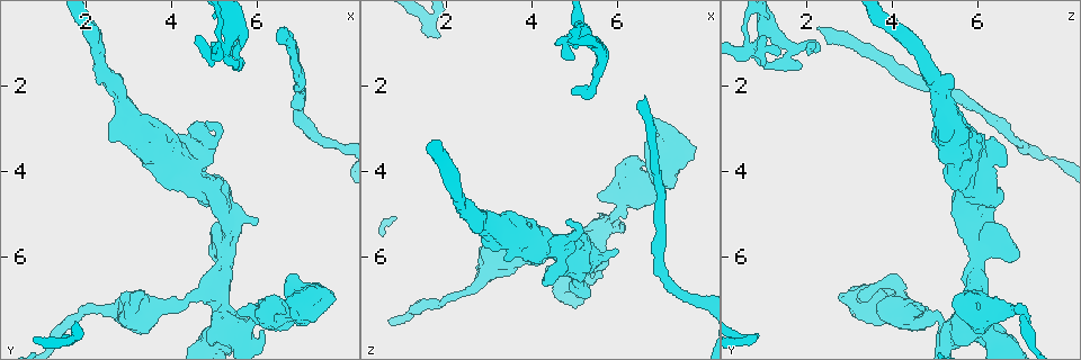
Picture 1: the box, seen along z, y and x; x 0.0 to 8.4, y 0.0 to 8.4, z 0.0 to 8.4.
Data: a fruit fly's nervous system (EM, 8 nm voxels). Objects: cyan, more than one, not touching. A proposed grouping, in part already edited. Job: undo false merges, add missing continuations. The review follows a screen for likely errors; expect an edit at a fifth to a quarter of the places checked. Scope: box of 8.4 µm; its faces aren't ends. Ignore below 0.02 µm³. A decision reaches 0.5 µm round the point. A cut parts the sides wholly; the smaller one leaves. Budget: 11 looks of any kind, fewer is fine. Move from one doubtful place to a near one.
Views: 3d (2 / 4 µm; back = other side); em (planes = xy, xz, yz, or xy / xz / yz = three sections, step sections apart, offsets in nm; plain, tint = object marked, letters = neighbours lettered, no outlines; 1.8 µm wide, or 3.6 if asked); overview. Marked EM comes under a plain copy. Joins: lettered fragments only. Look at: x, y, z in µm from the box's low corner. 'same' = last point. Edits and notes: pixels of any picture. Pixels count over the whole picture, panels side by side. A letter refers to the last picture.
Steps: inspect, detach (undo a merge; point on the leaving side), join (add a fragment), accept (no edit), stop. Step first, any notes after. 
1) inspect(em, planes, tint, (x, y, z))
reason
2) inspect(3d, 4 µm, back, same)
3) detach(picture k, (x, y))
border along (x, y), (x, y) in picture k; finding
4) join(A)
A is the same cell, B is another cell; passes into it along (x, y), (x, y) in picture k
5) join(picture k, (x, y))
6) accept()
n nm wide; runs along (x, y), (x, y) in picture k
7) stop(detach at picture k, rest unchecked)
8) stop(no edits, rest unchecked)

inspect(3d, 2 µm, back, (4.85, 2.85, 5.20))
branch stops here

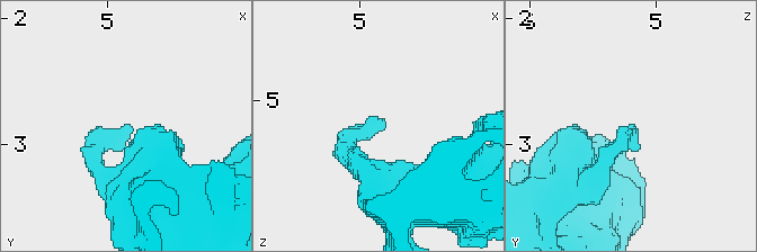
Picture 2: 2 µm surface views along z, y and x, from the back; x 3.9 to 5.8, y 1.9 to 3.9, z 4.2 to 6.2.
inspect(em, xy, step 4, tint, (4.82, 2.86, 5.14))
now the EM

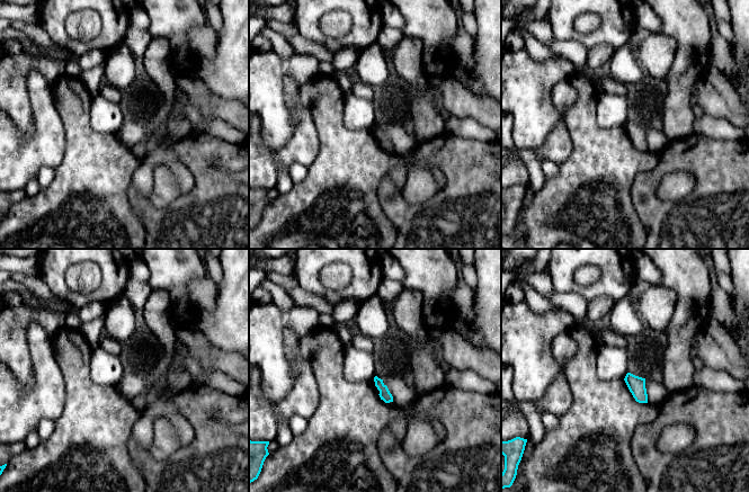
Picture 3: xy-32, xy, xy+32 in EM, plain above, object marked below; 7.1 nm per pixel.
inspect(em, planes, letters, same)
another direction

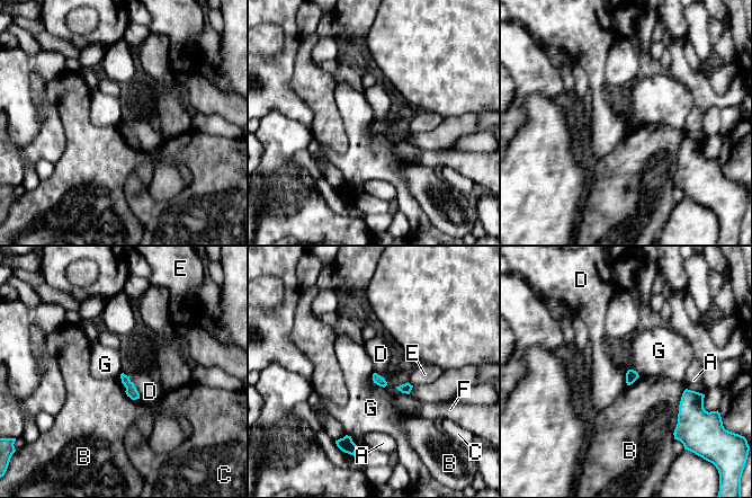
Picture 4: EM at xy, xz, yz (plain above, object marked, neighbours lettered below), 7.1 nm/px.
accept()
A, B, C, D, E, F and G are other cells; none of them fits

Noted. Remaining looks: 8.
inspect(em, planes, letters, (2.50, 3.20, 5.25))
branch stops here

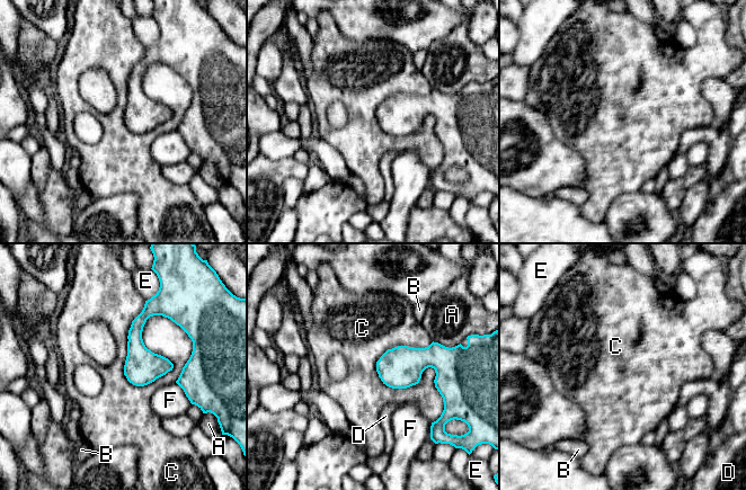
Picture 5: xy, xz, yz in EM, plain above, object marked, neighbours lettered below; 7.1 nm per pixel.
accept()
A, B, C, D, E and F are other cells; border along (433, 341), (389, 348), (382, 383) in picture 5; no lettered fragment goes on from it

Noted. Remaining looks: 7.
inspect(3d, 2 µm, back, (6.60, 0.65, 2.30))
branch stops here

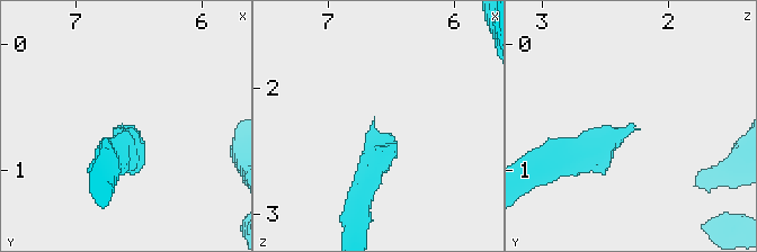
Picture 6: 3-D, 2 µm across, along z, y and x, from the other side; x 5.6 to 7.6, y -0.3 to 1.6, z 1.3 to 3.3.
inspect(em, yz, step 4, letters, (6.66, 0.64, 2.26))

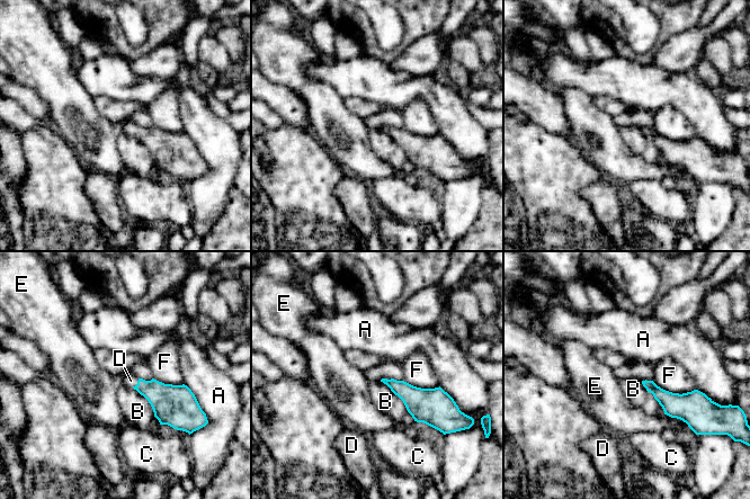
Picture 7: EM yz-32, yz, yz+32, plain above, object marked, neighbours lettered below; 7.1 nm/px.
join(picture 7, (131, 381))
D is the same cell, A, B, C, E and F are other cells; passes into it along (167, 400), (137, 383), (131, 381) in picture 7; the neuron continues

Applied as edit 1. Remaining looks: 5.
inspect(3d, 2 µm, (4.85, 1.30, 0.95))

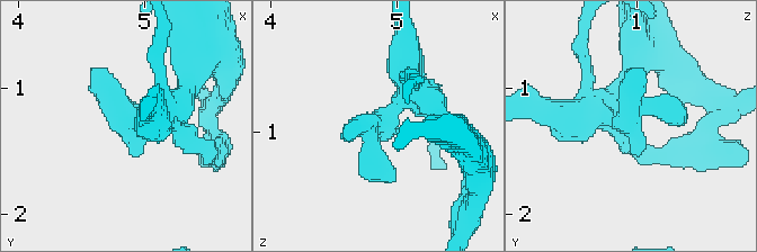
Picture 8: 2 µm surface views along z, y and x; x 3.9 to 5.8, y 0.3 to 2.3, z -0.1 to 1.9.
inspect(em, 3.6 µm, xy, step 4, letters, (4.86, 1.28, 0.92))
arms of 160, 240 nm

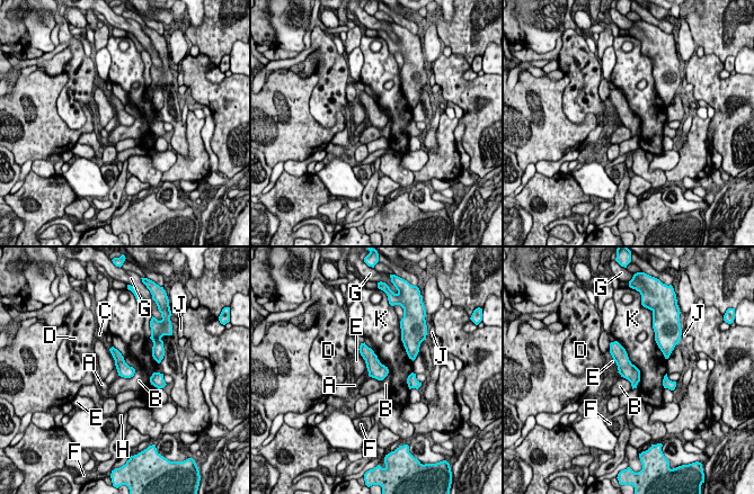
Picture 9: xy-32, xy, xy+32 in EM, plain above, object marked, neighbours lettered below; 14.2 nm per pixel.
inspect(em, 3.6 µm, planes, letters, same)
another direction

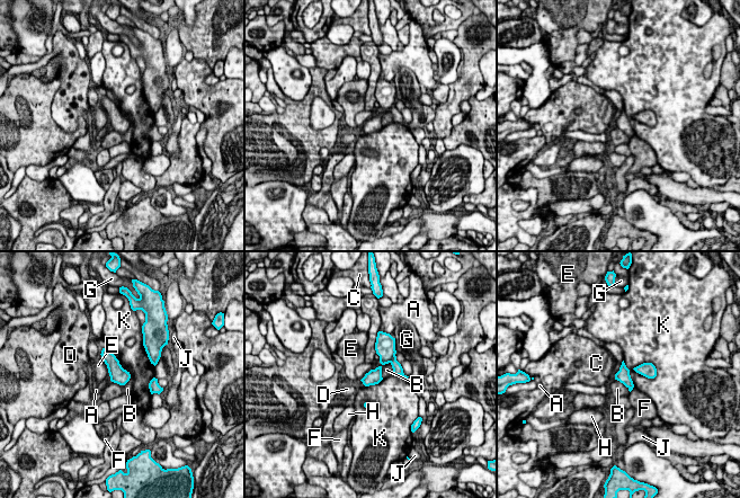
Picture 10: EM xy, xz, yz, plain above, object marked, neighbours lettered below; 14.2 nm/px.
detach(picture 10, (398, 370))
190 nm wide; A, B, C, D, E, F, G, H, J and K are other cells; a second neuron is stuck on

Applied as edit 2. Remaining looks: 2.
inspect(em, yz, step 8, tint, (7.60, 7.05, 3.50))
abrupt turn

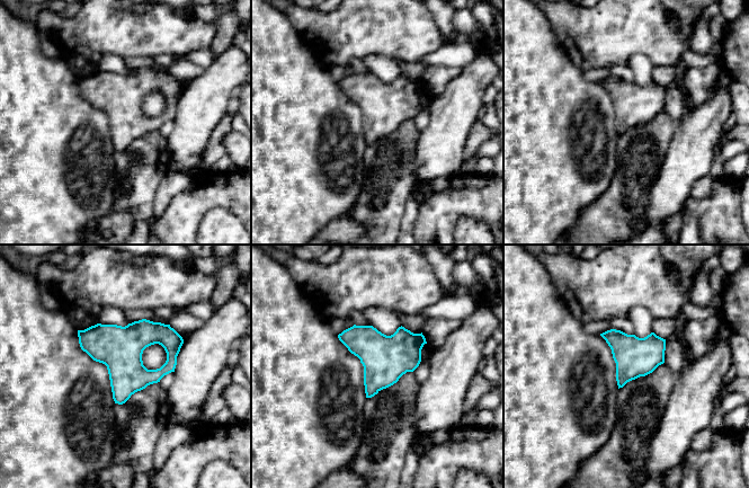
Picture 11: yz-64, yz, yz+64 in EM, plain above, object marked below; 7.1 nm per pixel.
inspect(em, planes, letters, same)

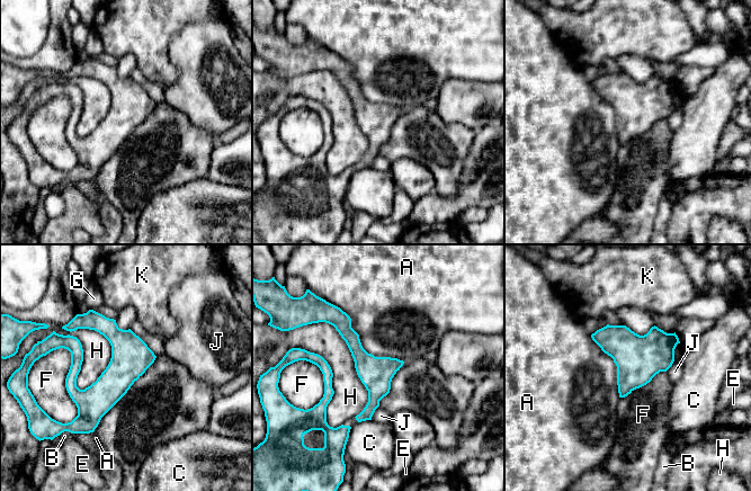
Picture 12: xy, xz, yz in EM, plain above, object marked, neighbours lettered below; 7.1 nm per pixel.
accept()
240 nm wide; A, B, C, E, F, G, H, J and K are other cells; border along (60, 347), (70, 353), (70, 422) in picture 12; continuous, no second neuron

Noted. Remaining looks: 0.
stop(join at picture 7, detach at picture 10, rest unchecked)

